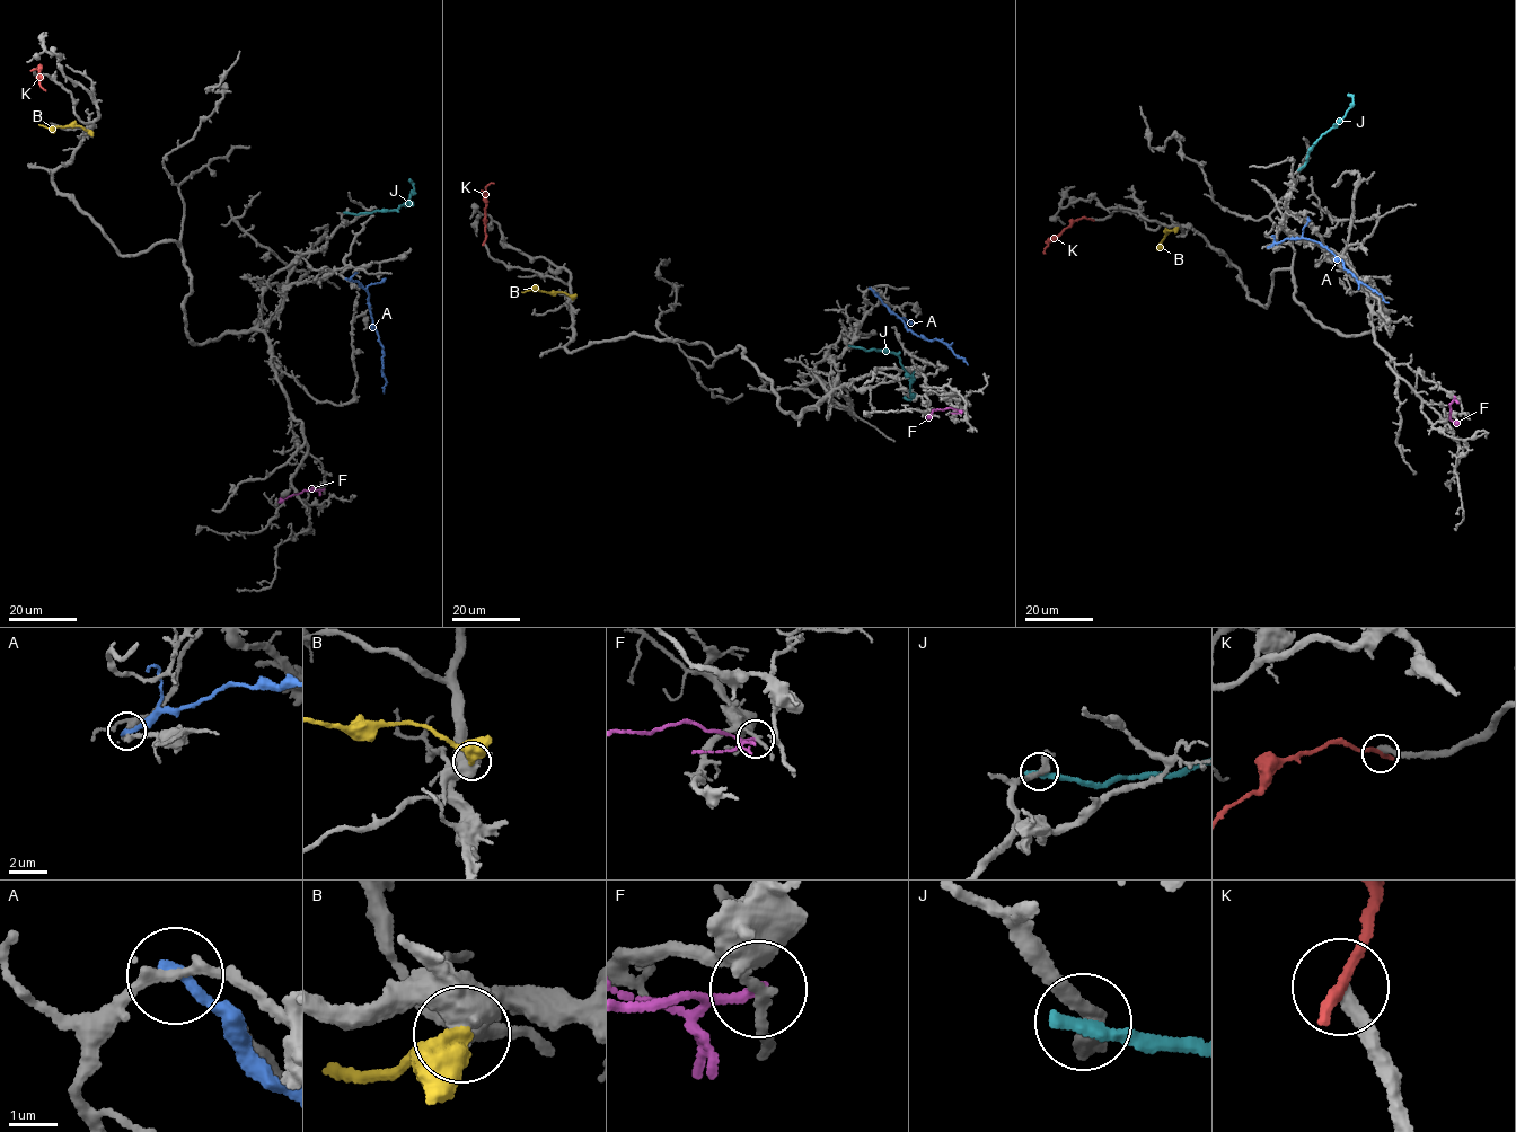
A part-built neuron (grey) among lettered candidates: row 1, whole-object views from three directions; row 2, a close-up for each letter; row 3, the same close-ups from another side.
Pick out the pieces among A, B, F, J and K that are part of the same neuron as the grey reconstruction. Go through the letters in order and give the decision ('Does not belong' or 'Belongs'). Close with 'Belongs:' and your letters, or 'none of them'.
A: Does not belong
B: Does not belong
F: Does not belong
J: Does not belong
K: Does not belong
Belongs: none of them

